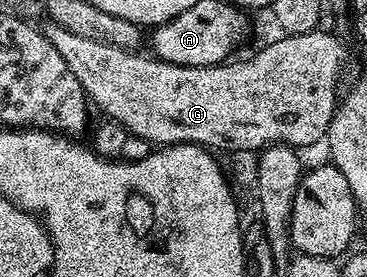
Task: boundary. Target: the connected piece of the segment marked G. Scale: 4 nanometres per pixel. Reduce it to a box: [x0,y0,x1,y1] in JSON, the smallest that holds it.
[45,24,347,151]

